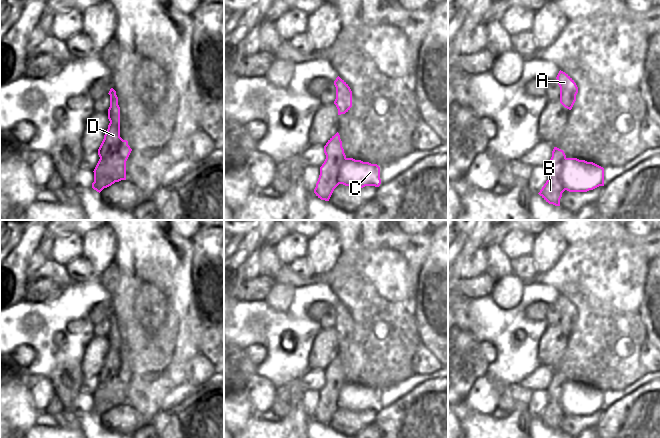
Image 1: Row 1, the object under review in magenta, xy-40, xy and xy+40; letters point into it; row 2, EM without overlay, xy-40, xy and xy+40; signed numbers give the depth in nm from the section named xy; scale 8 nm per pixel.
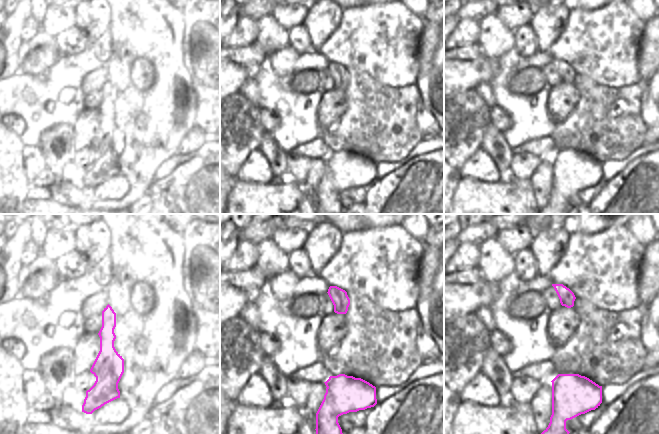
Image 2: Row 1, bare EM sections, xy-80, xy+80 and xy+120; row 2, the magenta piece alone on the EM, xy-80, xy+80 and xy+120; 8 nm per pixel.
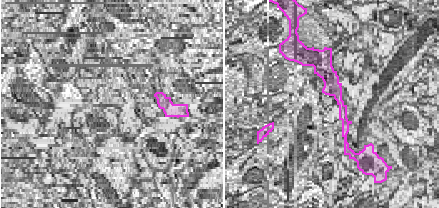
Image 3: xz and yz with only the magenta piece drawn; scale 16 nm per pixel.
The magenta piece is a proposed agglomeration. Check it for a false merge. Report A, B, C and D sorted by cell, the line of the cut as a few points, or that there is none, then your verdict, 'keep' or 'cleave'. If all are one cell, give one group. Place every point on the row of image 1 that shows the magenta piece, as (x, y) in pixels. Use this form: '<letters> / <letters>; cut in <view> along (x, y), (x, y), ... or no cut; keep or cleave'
A D / B C; cut in xy along (346, 158), (336, 177), (330, 171), (326, 180), (319, 178); cleave

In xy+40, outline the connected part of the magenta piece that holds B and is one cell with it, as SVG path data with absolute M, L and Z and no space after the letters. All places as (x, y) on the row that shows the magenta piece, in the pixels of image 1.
M566 158L562 167L562 177L559 178L554 171L552 179L546 181L538 194L549 204L560 206L560 199L565 190L569 192L587 192L599 186L604 186L603 167L577 158Z

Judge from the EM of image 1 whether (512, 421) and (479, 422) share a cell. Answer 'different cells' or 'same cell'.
same cell

